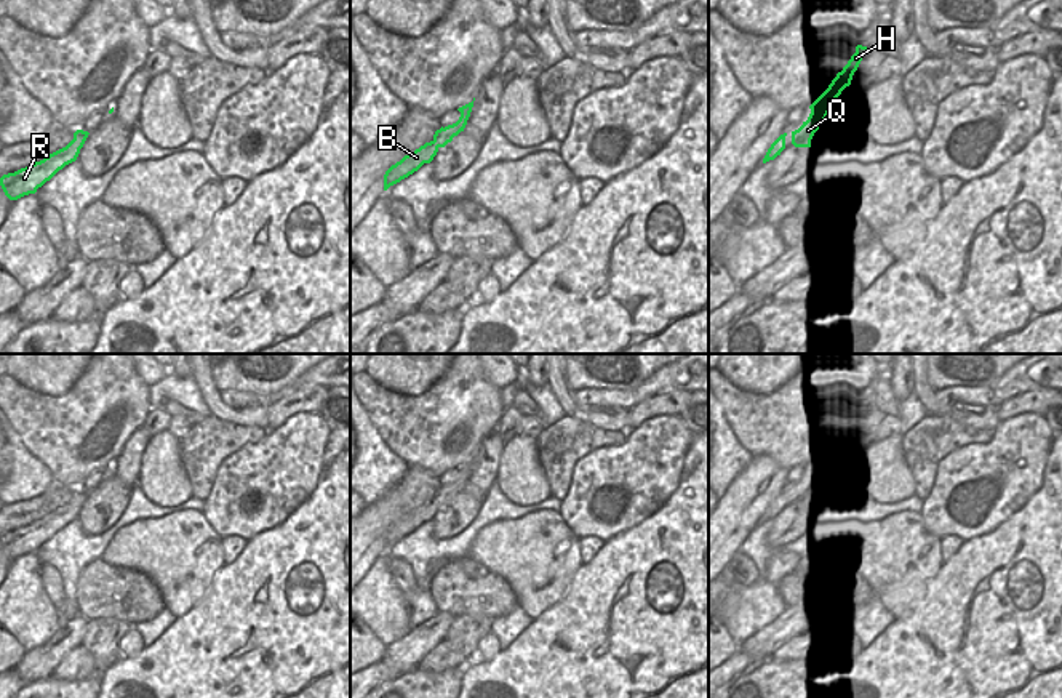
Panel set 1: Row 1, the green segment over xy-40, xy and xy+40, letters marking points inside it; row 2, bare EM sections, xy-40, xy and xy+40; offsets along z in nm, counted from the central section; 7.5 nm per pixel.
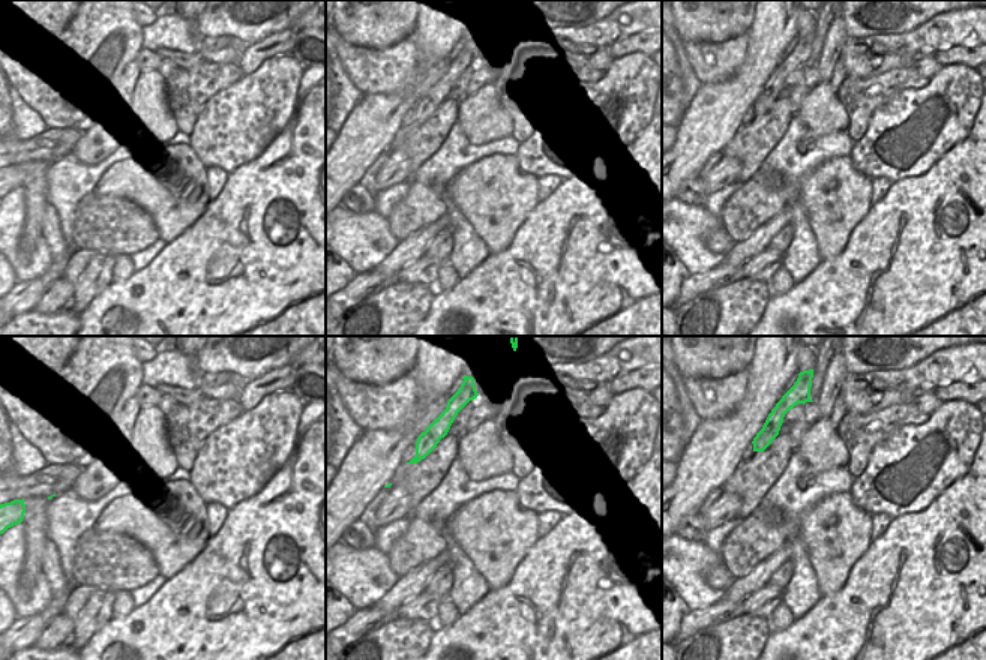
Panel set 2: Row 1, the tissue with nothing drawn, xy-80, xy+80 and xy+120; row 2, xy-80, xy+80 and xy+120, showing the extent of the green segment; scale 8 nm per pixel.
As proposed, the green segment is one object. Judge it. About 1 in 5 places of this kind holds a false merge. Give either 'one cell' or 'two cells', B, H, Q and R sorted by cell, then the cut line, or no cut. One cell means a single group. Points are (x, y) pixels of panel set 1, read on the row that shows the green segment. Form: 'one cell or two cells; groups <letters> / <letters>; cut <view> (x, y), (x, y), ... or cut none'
one cell; groups B H Q R; cut none

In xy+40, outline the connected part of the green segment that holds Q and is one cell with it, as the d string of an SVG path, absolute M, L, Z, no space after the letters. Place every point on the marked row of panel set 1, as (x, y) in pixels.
M857 45L856 53L851 56L841 72L832 80L828 88L809 106L811 114L803 125L792 131L792 144L795 147L811 147L811 139L819 126L825 122L830 109L841 91L851 85L852 75L857 70L862 58L868 54L868 48Z

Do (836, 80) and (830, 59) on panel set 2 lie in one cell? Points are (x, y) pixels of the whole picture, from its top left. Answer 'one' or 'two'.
two

